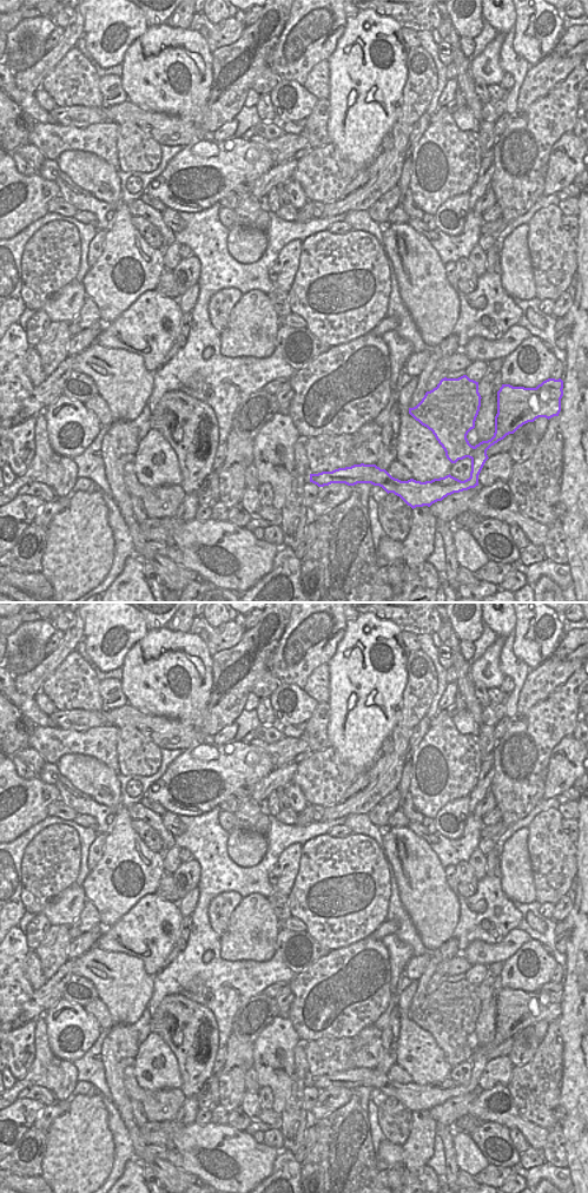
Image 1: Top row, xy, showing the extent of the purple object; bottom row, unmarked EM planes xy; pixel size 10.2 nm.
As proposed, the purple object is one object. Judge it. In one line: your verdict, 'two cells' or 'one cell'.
two cells

